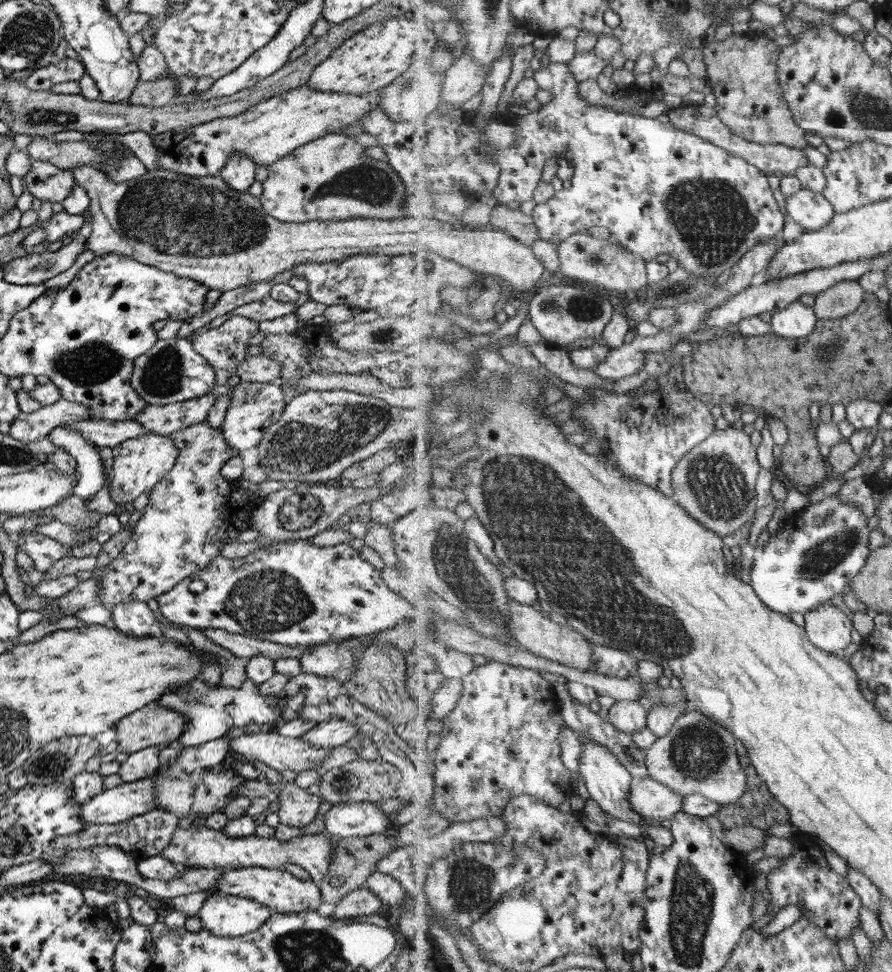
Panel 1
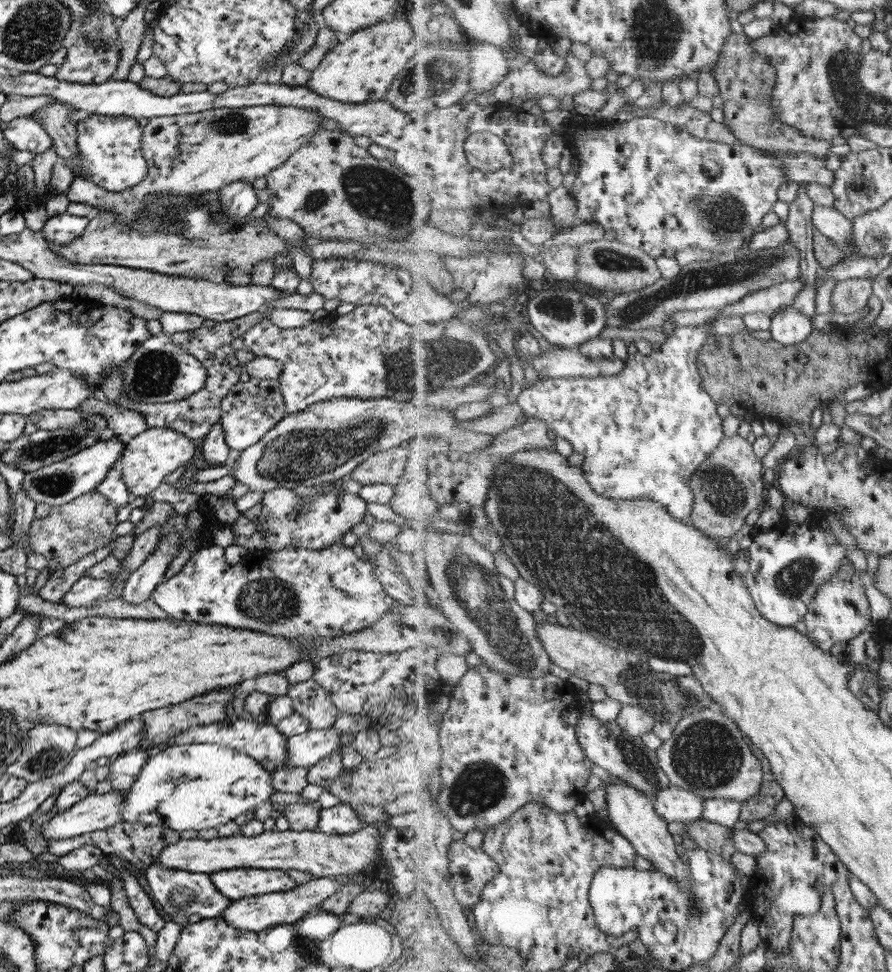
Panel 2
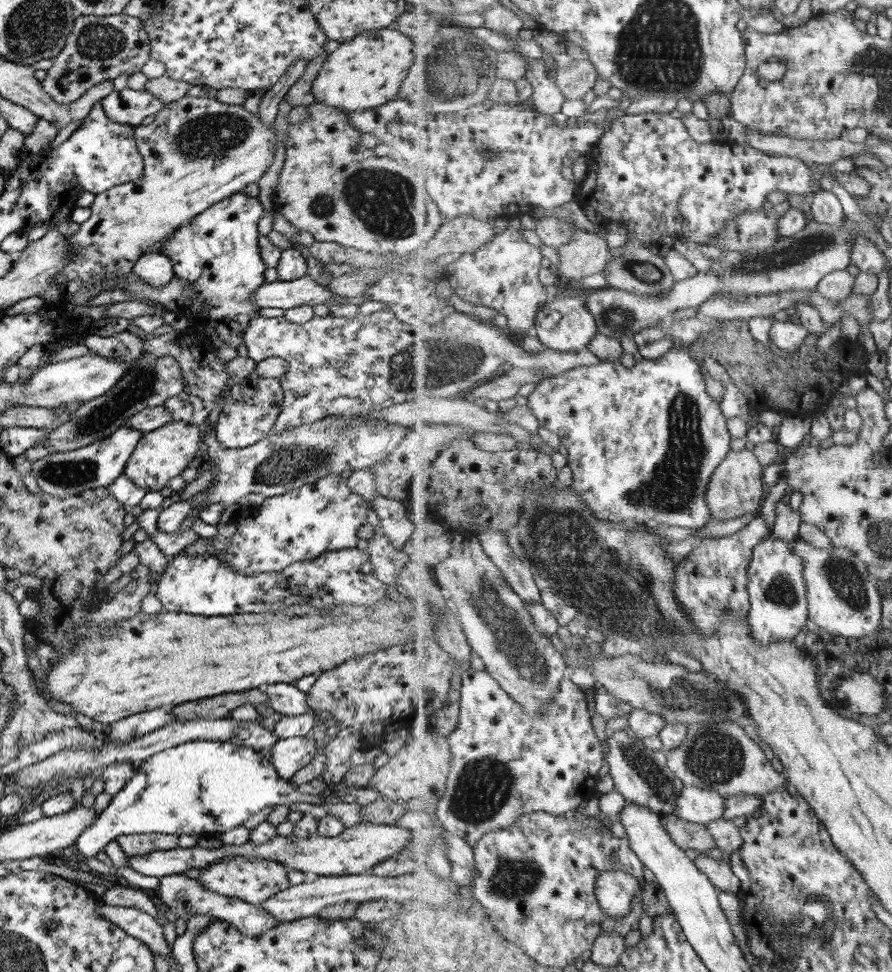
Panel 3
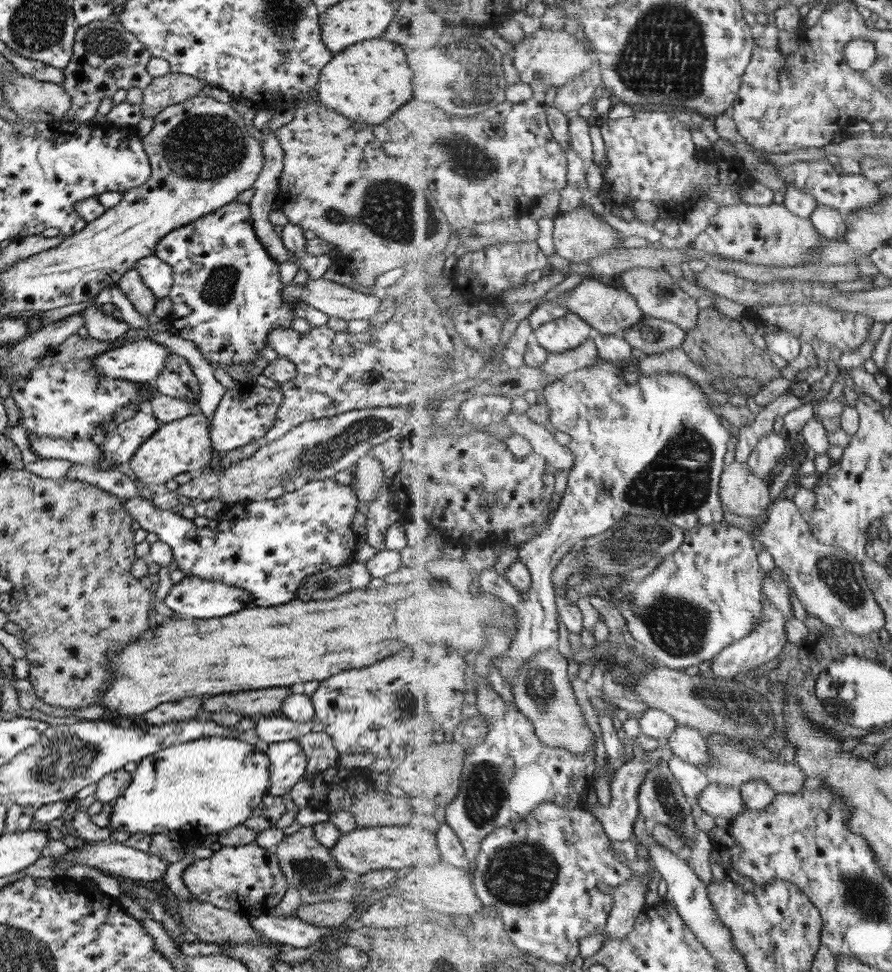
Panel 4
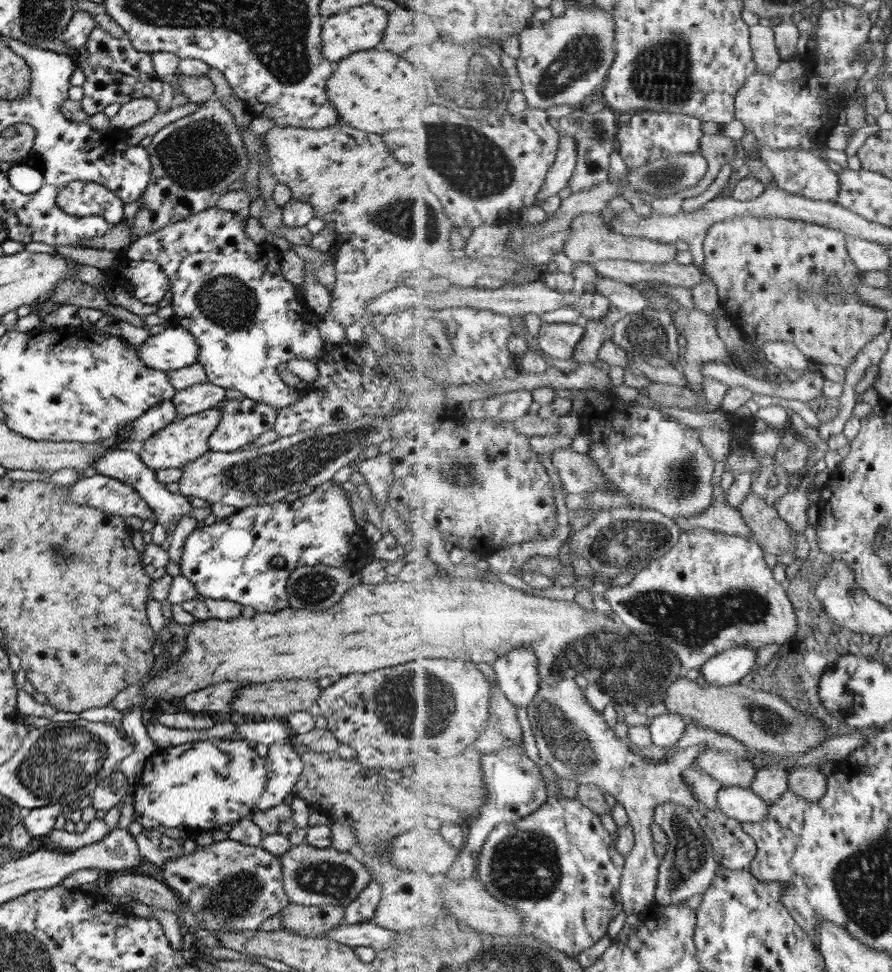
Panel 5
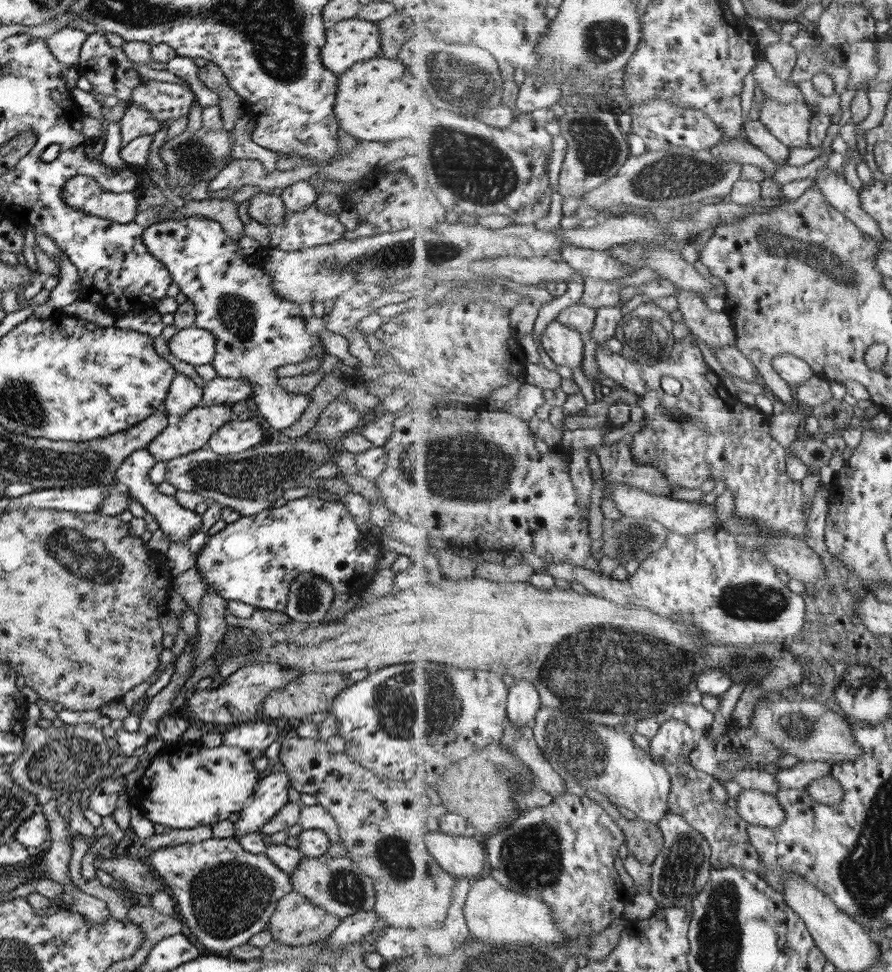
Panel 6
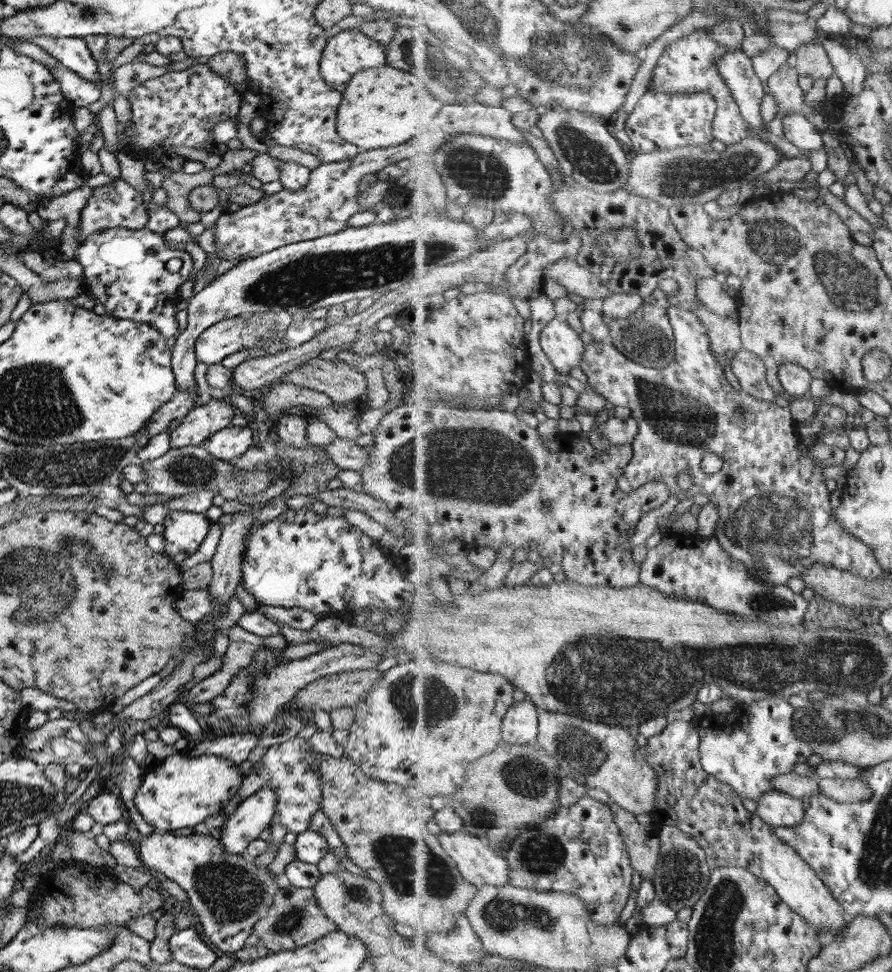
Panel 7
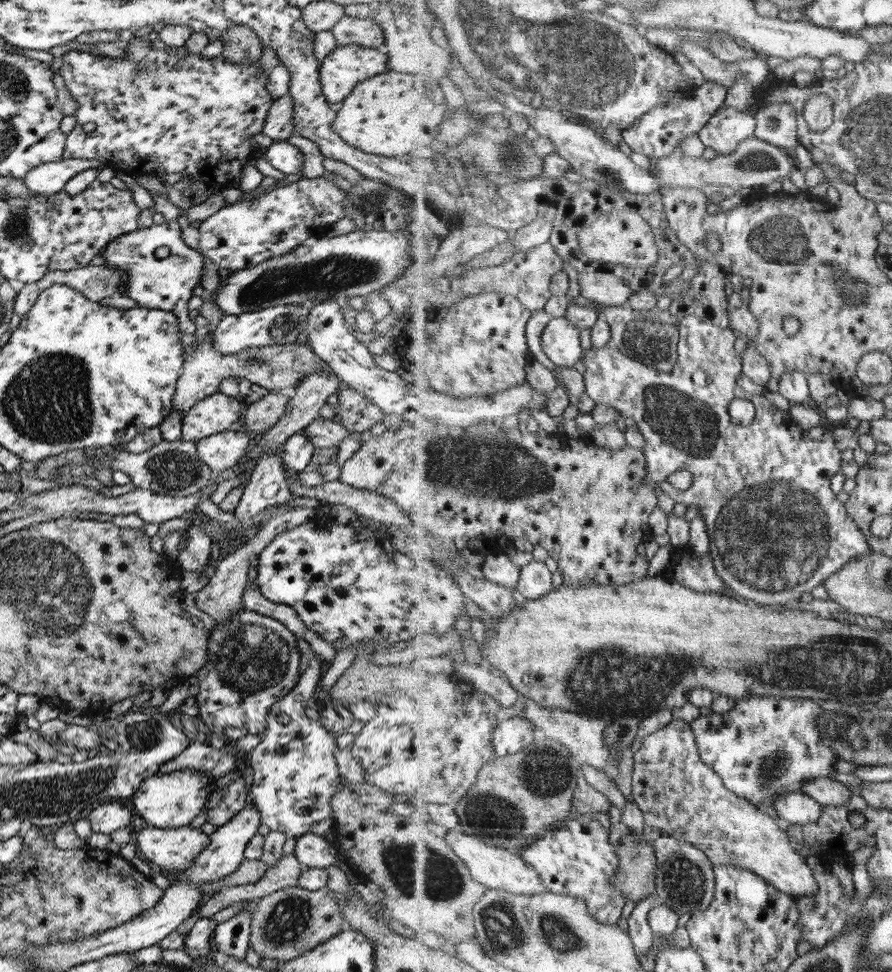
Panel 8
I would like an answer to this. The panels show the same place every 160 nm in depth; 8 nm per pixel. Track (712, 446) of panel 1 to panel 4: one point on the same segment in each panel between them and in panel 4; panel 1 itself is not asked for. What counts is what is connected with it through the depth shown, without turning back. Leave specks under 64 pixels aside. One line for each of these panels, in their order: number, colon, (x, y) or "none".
2: (729, 486)
3: (736, 489)
4: (745, 493)

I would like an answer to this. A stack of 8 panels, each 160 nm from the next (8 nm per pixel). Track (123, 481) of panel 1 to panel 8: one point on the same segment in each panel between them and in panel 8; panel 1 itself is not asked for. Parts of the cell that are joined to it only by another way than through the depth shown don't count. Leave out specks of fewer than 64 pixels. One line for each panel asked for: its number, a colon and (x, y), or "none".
2: (146, 459)
3: (161, 454)
4: (183, 445)
5: (183, 440)
6: (194, 429)
7: (201, 422)
8: (215, 413)

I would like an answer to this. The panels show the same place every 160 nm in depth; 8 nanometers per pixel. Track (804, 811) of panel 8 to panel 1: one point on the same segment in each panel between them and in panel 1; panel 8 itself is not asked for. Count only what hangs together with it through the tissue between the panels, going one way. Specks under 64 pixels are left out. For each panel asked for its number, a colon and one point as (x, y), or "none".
1: (653, 799)
2: (674, 804)
3: (697, 805)
4: (725, 803)
5: (741, 803)
6: (760, 809)
7: (779, 809)

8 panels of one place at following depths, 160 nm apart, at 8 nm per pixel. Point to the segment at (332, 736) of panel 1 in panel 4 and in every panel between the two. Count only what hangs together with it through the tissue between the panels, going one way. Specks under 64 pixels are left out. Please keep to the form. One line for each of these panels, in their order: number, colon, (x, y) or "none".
2: (303, 750)
3: (288, 755)
4: (287, 759)

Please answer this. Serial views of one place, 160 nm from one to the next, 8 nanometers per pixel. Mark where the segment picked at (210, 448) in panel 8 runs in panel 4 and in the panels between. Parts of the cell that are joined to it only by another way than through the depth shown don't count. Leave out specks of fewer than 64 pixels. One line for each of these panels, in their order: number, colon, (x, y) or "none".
4: (245, 413)
5: (241, 421)
6: (236, 436)
7: (230, 443)

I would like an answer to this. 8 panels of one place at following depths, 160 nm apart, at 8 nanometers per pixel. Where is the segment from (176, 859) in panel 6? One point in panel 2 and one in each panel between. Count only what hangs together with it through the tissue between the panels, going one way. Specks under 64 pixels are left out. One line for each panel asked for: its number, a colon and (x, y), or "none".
2: (237, 883)
3: (252, 880)
4: (246, 879)
5: (228, 886)

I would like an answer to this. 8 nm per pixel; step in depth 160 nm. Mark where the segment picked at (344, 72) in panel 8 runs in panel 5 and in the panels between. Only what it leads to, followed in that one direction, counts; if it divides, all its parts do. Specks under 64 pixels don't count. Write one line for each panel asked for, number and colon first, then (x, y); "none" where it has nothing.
5: (360, 28)
6: (346, 42)
7: (346, 52)

